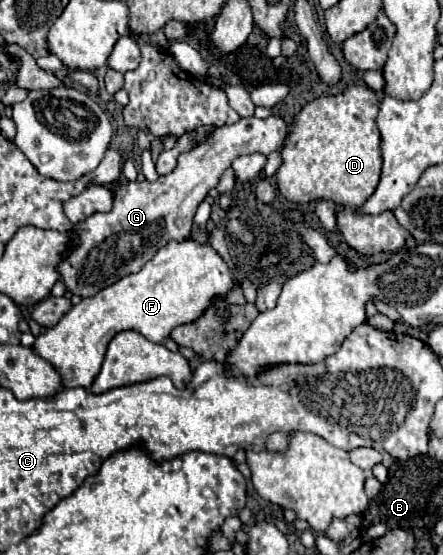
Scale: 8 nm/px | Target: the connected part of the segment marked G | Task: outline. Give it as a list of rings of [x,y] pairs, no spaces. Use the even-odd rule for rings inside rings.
[[[282,116],[268,118],[240,118],[234,124],[224,124],[214,130],[212,138],[194,150],[178,156],[174,172],[160,176],[156,182],[126,182],[112,186],[114,206],[106,214],[92,214],[90,218],[74,224],[74,248],[66,252],[58,272],[76,296],[94,296],[116,280],[138,272],[164,244],[170,240],[186,240],[192,230],[192,218],[198,204],[208,196],[212,186],[218,186],[222,174],[240,154],[260,152],[264,156],[278,152],[288,136],[288,124]],[[120,256],[126,262],[120,264]]]

